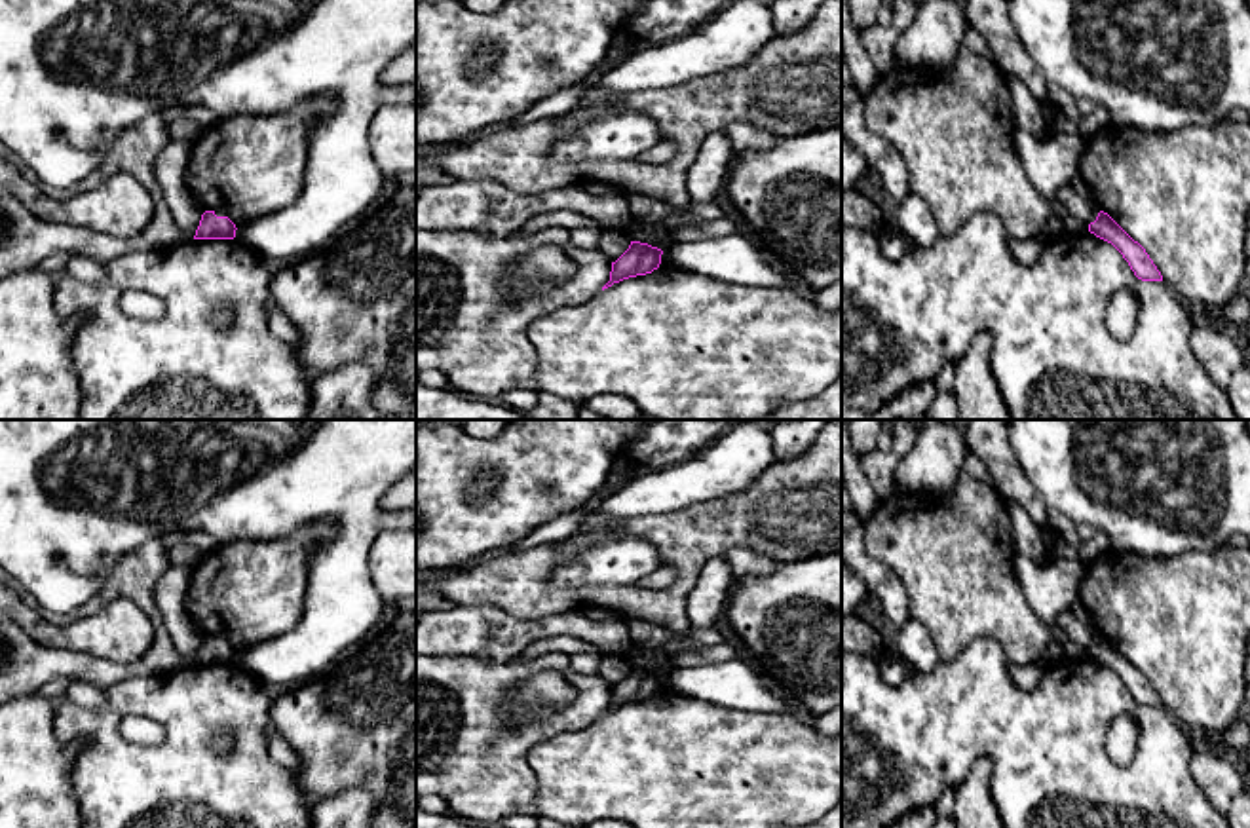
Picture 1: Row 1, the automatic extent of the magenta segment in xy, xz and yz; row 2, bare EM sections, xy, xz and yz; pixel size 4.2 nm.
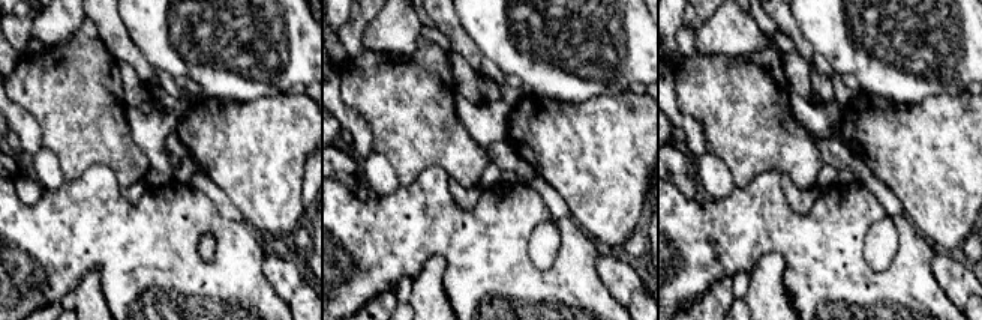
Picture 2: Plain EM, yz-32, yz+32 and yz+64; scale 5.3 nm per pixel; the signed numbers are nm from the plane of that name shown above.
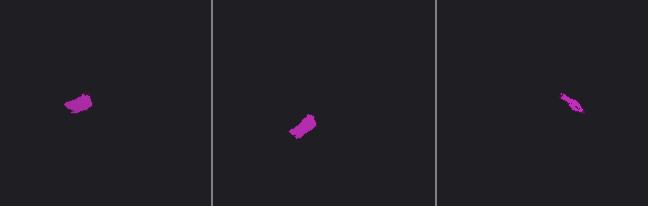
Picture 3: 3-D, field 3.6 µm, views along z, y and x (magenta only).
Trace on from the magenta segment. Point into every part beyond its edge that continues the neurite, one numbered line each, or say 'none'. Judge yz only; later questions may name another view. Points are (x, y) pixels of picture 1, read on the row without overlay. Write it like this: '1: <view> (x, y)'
1: yz (1079, 633)

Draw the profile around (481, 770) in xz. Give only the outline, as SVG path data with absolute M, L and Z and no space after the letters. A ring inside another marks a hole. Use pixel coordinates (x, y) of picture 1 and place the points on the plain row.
M547 651L532 659L511 657L488 661L479 657L416 655L416 794L441 796L450 813L477 824L496 826L509 815L538 817L538 779L528 763L530 750L564 731L576 731L597 722L610 706L612 687L600 674L583 674L572 667L570 655ZM536 672L559 672L574 687L576 699L559 712L545 714L528 727L515 731L496 724L496 708L502 697L522 678Z

